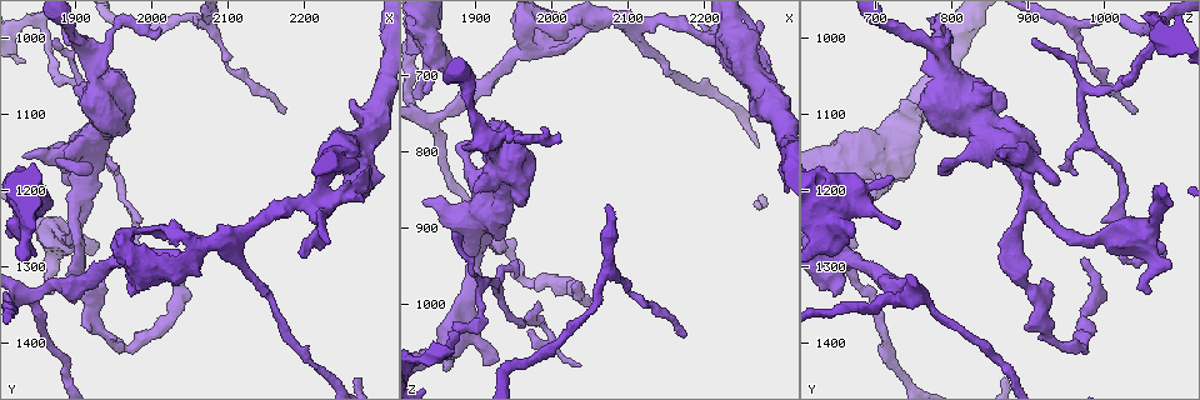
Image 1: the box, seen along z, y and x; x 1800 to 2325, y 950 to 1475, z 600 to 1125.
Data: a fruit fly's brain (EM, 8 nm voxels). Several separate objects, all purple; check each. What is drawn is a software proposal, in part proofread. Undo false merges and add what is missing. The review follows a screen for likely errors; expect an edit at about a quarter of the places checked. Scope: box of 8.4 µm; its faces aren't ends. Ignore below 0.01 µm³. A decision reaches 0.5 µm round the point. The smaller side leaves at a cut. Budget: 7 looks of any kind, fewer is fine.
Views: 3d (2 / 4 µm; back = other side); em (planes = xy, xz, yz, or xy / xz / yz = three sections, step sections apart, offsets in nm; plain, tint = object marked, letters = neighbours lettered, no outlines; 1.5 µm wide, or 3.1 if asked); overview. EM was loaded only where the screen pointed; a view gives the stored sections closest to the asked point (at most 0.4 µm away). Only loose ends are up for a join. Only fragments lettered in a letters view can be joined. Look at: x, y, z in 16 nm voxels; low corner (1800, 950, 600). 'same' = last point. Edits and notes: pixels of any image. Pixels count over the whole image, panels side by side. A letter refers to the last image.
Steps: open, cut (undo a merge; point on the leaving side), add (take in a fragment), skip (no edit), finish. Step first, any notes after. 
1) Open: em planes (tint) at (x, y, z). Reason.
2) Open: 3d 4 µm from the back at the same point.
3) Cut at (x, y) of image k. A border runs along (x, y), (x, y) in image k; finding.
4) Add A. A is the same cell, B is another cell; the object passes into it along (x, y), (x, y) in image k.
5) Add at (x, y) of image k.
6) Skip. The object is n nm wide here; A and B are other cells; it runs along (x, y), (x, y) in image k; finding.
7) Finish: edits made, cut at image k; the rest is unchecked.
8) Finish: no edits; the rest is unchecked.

Open: em planes (tint) at (2030, 1295, 970). Long arm stops here.

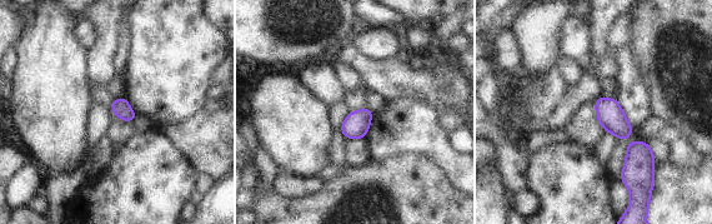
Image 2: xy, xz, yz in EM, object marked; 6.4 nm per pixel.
Open: em planes (letters) at the same point.

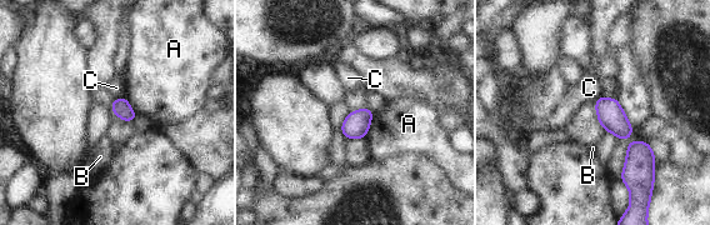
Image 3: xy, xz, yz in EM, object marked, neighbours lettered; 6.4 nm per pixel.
Skip. The object is 110 nm wide here; A, B and C are other cells; a border runs along (123, 96), (115, 99) in image 3; no lettered fragment goes on from it.

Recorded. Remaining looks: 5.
Open: em planes (plain) at (1905, 1065, 980). Branch point.

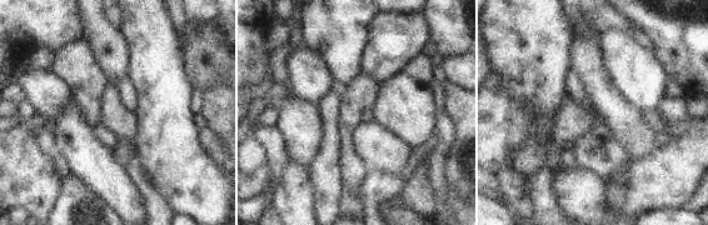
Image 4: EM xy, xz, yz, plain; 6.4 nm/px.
Open: em planes (letters) at the same point. What lies round it.

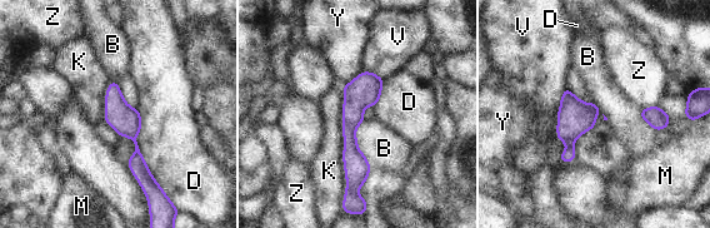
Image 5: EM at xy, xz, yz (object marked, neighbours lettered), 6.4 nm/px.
Skip. B, D, K, M, V, Y and Z are other cells; a border runs along (341, 87), (344, 198) in image 5; continuous, no second neuron.

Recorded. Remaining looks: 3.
Open: em yz step 4 (tint) at (1890, 990, 730). Narrows sharply.

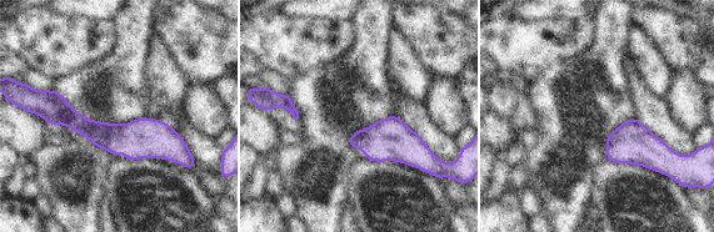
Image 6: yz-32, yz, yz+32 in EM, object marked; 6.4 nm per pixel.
Open: em planes (letters) at the same point. Cut it another way.

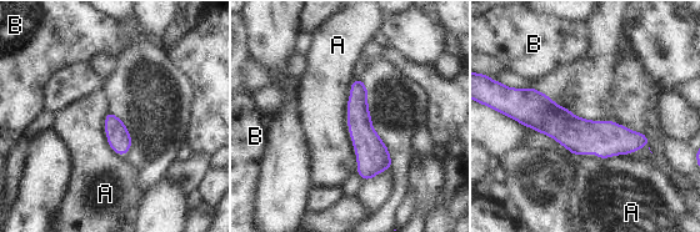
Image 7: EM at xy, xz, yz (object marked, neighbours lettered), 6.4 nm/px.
Skip. The object is 120 nm wide here; A and B are other cells; it runs along (484, 99), (626, 141) in image 7; one neuron here.

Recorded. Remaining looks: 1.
Finish: no edits; the rest is unchecked.

